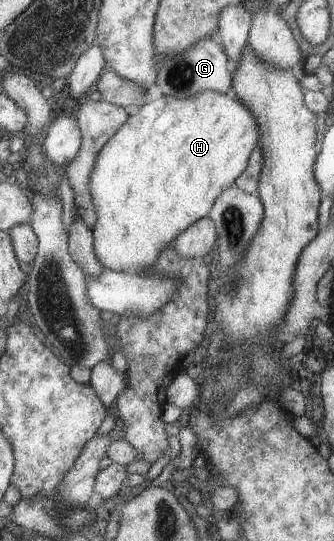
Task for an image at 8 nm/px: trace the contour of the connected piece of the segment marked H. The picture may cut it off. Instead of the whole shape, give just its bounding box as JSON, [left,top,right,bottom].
[87,90,258,274]

